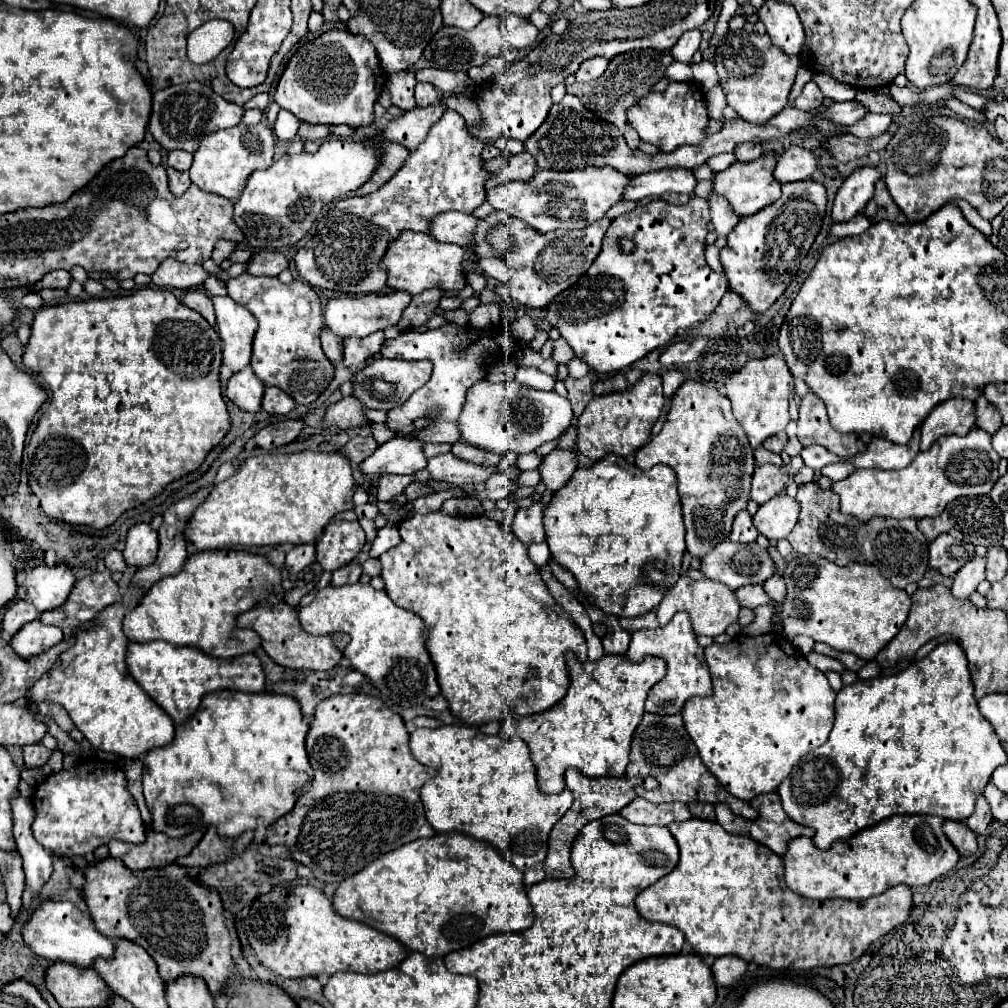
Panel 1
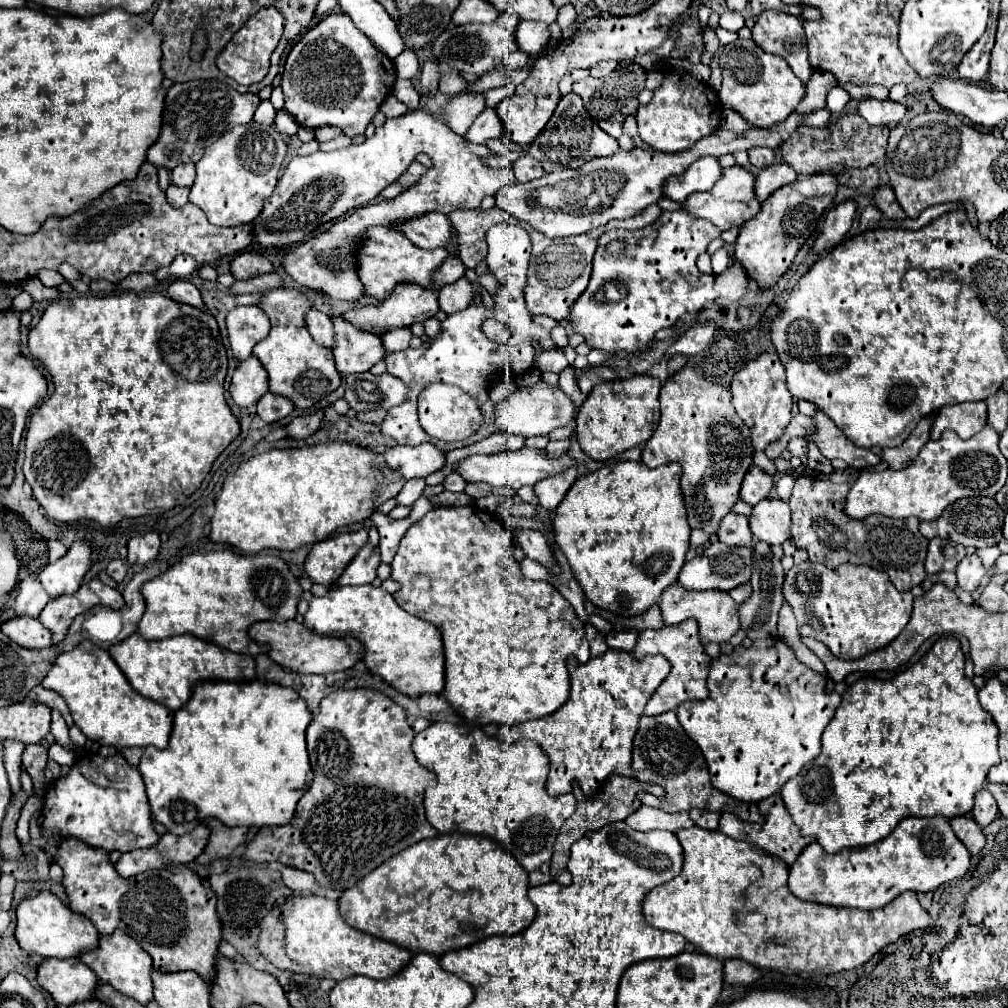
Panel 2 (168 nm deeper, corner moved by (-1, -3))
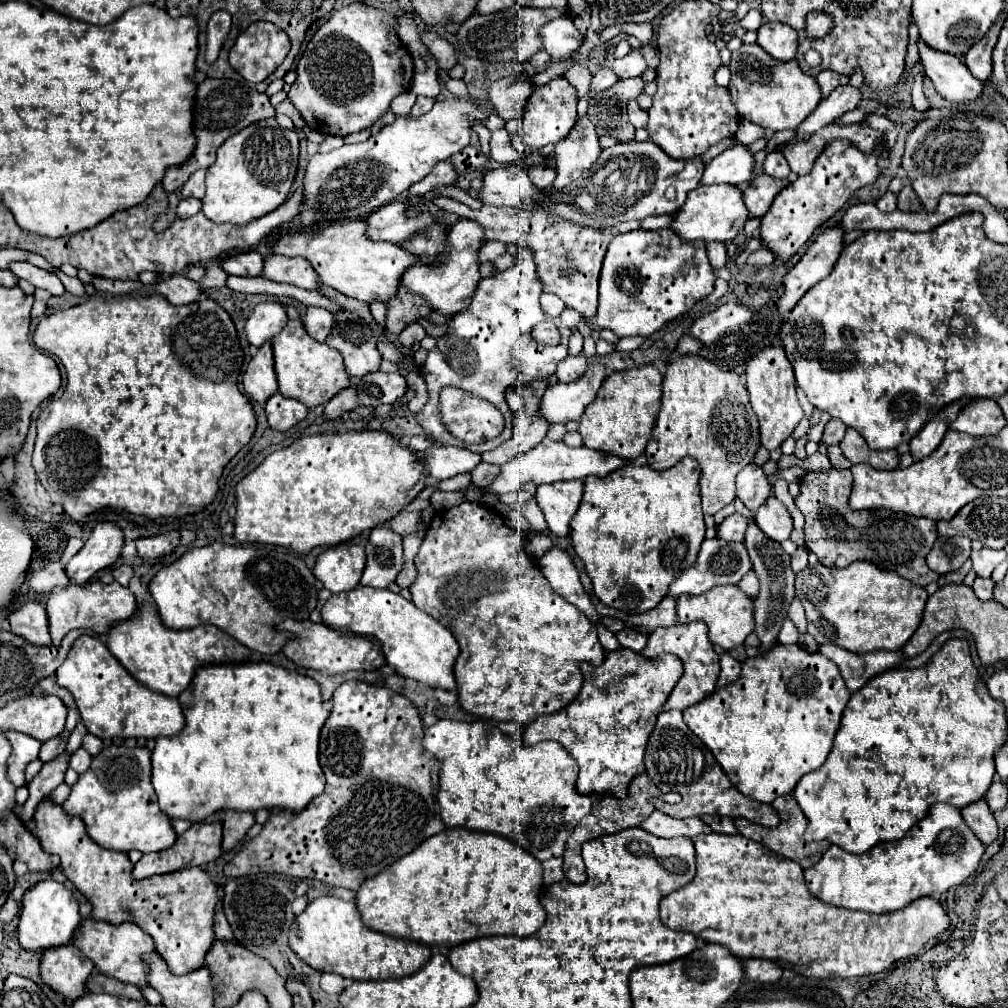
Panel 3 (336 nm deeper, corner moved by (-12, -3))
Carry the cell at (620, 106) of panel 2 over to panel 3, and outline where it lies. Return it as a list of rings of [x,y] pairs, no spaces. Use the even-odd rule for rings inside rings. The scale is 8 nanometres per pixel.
[[[620,79],[610,89],[596,93],[590,99],[588,115],[596,125],[598,135],[610,135],[616,141],[632,141],[634,139],[634,125],[628,121],[626,101],[630,97],[638,97],[644,89],[644,79]]]

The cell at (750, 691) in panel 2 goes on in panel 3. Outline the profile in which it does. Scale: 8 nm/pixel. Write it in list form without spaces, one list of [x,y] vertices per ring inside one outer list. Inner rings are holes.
[[[776,645],[766,655],[746,659],[740,679],[728,687],[716,689],[704,701],[688,707],[684,711],[684,721],[714,753],[716,761],[724,767],[724,773],[732,783],[736,783],[740,793],[760,803],[772,803],[776,797],[792,793],[802,775],[822,767],[848,699],[850,691],[836,663],[820,653],[806,651],[800,645]]]

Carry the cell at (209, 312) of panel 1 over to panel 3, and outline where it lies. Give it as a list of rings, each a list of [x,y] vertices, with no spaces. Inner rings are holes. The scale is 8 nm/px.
[[[174,275],[174,277],[166,277],[162,281],[156,283],[156,293],[164,295],[168,301],[172,301],[172,305],[186,305],[198,299],[200,293],[200,285],[196,281],[190,281],[184,275]]]

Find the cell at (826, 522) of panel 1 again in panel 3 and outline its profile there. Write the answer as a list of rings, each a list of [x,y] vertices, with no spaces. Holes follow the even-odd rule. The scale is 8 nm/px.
[[[830,467],[824,473],[806,473],[800,479],[800,495],[796,507],[804,513],[806,547],[826,567],[848,567],[856,559],[870,561],[878,569],[894,571],[912,583],[926,587],[938,581],[940,575],[928,569],[926,555],[936,541],[936,521],[926,517],[912,517],[906,513],[894,513],[890,509],[864,509],[854,511],[848,507],[848,495],[852,491],[850,469]]]

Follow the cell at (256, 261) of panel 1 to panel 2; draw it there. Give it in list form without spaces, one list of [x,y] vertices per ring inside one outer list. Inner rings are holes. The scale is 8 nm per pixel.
[[[241,253],[231,263],[231,273],[235,275],[235,279],[251,279],[271,271],[273,271],[273,263],[257,253]]]

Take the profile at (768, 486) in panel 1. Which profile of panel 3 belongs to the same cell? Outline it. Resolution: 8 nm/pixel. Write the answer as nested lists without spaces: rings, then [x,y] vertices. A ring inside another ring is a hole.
[[[750,463],[736,477],[736,497],[750,509],[756,511],[772,493],[772,487],[760,465]]]

